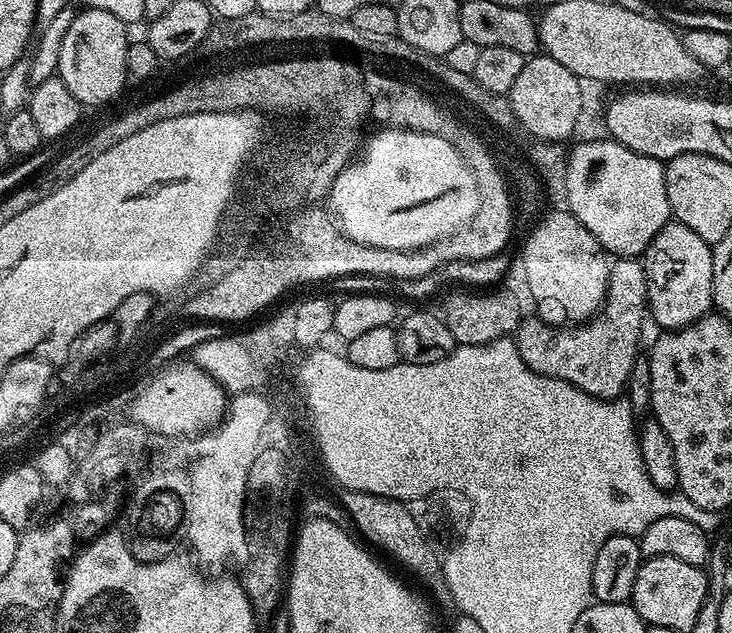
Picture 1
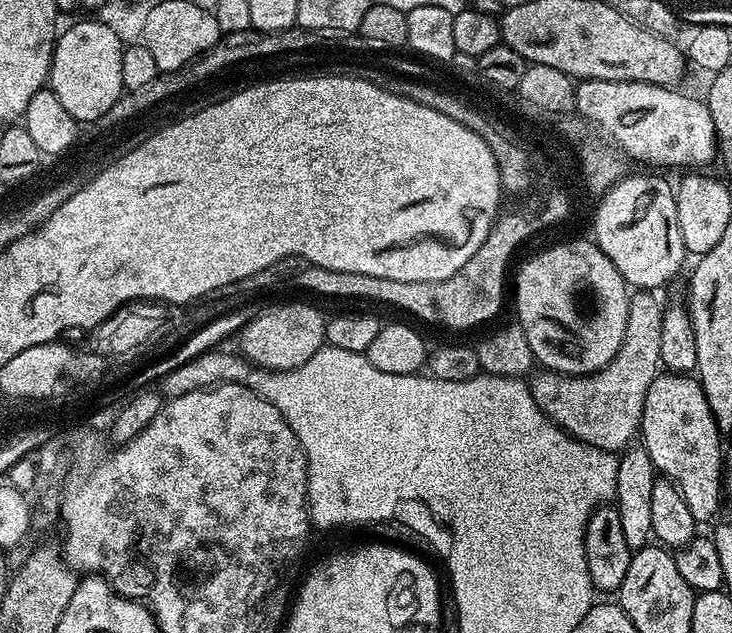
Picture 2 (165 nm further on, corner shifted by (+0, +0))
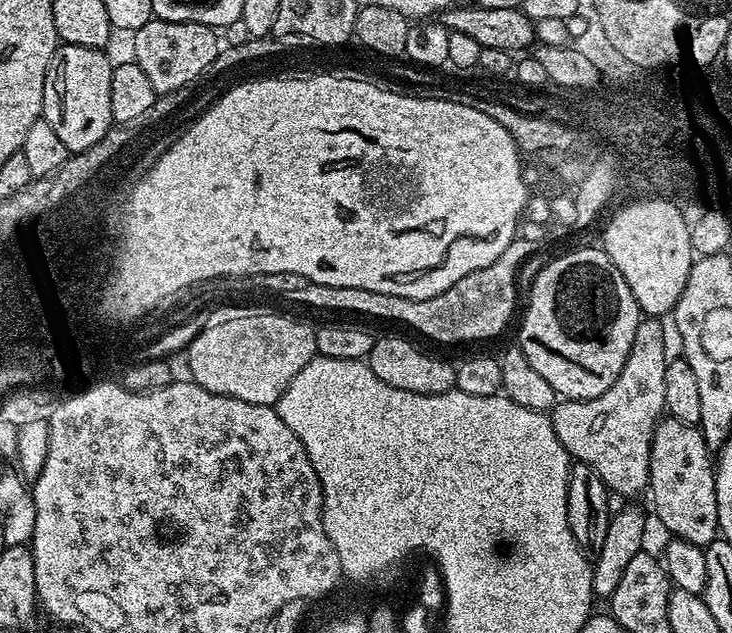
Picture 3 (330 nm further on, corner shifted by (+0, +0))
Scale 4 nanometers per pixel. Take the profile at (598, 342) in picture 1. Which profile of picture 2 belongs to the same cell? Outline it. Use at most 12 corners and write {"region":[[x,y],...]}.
{"region":[[631,293],[624,341],[587,376],[540,370],[536,405],[619,453],[662,368],[666,304]]}

